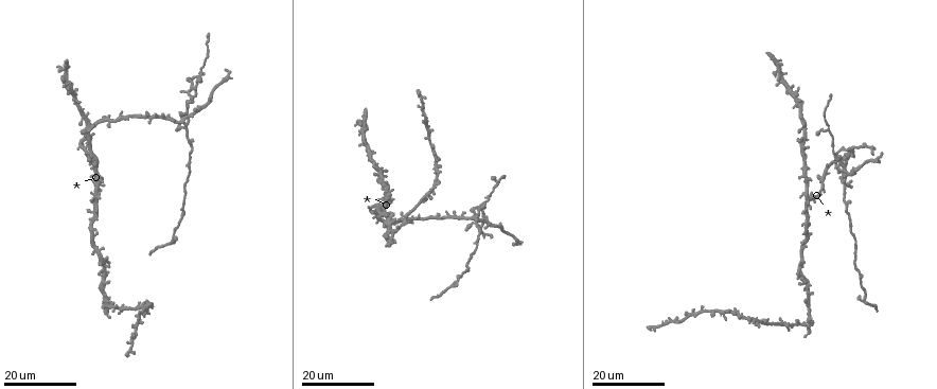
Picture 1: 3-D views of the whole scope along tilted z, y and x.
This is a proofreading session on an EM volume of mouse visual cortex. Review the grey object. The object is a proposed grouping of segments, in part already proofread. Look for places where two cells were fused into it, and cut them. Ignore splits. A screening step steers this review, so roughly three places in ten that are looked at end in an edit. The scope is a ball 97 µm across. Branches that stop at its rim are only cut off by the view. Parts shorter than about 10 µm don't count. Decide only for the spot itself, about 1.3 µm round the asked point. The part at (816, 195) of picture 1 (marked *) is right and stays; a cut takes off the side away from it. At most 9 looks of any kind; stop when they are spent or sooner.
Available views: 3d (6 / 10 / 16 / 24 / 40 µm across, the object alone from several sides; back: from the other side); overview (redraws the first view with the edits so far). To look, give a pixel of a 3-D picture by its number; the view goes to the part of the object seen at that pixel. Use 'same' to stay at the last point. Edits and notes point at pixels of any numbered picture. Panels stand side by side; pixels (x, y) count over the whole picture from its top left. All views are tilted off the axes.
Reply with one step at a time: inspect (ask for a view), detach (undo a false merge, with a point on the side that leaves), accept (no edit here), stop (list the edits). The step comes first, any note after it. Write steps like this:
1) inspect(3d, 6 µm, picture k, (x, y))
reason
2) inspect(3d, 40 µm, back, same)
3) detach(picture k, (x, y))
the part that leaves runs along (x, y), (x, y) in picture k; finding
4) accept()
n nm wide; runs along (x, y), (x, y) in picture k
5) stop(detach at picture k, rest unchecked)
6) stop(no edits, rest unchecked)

inspect(3d, 24 µm, picture 1, (185, 110))
small branch off a trunk

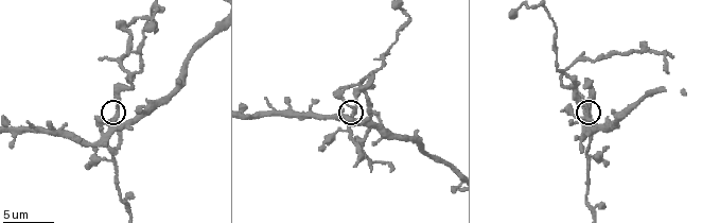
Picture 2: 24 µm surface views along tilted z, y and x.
inspect(3d, 10 µm, picture 2, (589, 114))

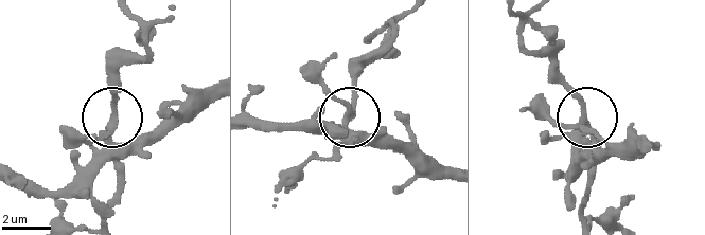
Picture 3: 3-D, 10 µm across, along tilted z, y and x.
accept()
runs along (12, 170), (54, 192), (66, 187), (101, 148), (113, 79) in picture 3; all the same cell

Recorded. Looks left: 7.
inspect(3d, 10 µm, picture 2, (589, 203))
thick turns thin

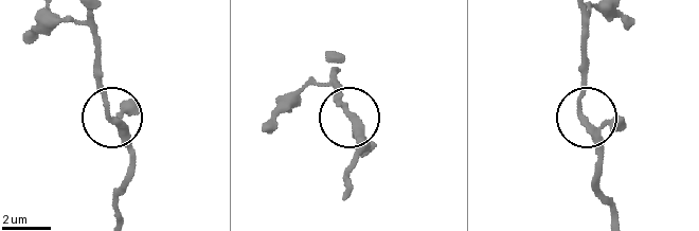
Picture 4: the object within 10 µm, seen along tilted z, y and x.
accept()
runs along (91, 17), (95, 85), (132, 163) in picture 4; one cell here

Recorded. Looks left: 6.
inspect(3d, 10 µm, picture 2, (347, 124))
three arms meet

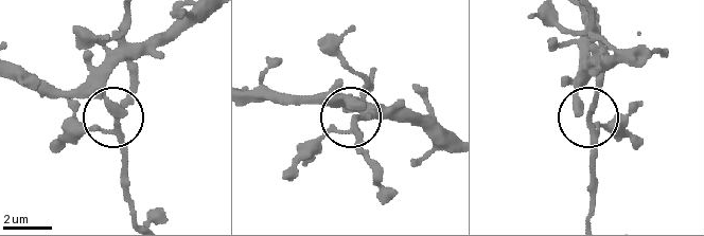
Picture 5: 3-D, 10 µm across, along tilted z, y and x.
inspect(3d, 6 µm, picture 5, (589, 116))

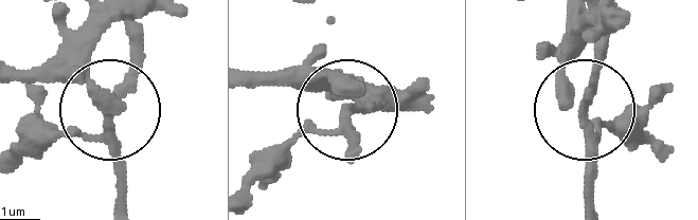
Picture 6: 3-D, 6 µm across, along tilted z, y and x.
accept()
270 nm wide; runs along (246, 75), (326, 81), (348, 110), (367, 110), (373, 90) in picture 6; all the same cell

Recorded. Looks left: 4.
inspect(3d, 16 µm, picture 2, (567, 68))
four arms meet

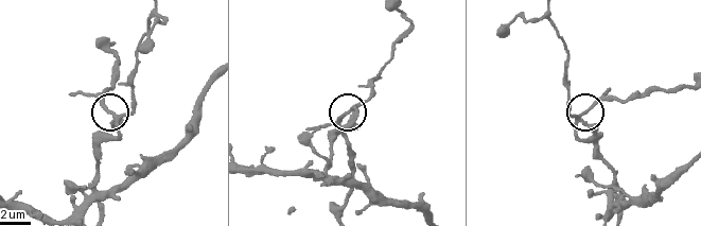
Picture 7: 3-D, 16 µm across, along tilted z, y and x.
accept()
side arm 15 µm; runs along (75, 211), (112, 127), (87, 94) in picture 7; continuous, no second cell

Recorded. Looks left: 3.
stop(no edits, rest unchecked)

